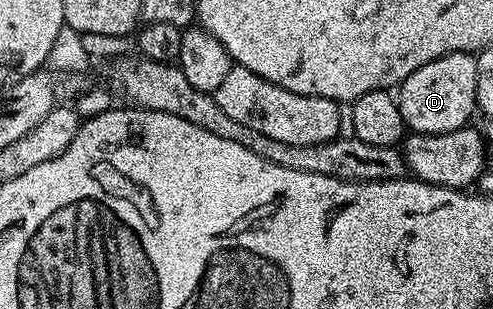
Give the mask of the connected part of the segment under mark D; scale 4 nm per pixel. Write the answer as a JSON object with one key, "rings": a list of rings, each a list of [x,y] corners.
{"rings":[[[473,54],[439,56],[411,72],[396,87],[397,107],[414,134],[446,134],[464,130],[477,110],[477,59]]]}

